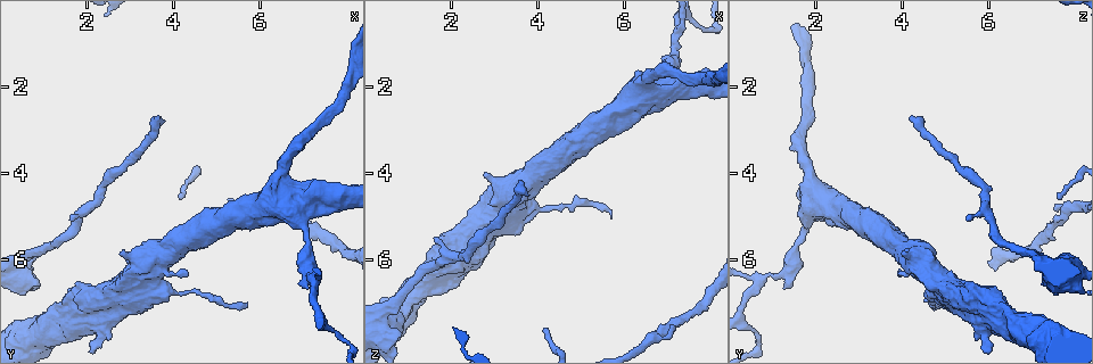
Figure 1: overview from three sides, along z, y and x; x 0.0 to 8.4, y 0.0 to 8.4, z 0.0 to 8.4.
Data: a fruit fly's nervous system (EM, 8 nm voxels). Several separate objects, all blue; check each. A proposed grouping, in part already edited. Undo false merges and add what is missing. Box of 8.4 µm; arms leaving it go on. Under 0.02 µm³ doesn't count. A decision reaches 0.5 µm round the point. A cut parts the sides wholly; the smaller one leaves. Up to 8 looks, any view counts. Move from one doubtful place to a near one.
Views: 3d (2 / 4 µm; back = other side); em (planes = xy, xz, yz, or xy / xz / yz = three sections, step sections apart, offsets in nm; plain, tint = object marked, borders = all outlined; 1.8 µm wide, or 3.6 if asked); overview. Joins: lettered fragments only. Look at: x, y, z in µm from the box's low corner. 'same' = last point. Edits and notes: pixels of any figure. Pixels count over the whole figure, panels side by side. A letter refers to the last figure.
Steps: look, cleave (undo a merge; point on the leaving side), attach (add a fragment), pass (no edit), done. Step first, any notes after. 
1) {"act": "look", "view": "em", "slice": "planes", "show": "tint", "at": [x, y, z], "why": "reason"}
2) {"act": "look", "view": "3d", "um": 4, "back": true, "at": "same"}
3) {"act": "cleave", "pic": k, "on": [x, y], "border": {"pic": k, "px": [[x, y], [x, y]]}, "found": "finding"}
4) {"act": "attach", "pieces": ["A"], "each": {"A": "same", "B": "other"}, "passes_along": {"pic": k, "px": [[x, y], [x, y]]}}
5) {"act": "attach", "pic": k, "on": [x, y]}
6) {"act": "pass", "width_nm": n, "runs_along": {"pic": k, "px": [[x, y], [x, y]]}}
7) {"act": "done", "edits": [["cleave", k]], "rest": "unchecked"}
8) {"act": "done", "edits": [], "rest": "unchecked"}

{"act": "look", "view": "em", "slice": "planes", "show": "tint", "at": [7.20, 6.40, 0.70]}

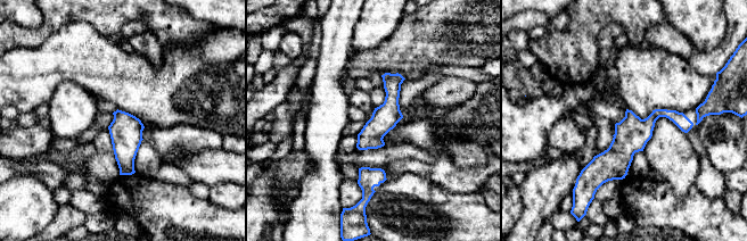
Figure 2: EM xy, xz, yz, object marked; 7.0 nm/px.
{"act": "look", "view": "em", "slice": "planes", "show": "borders", "at": "same"}

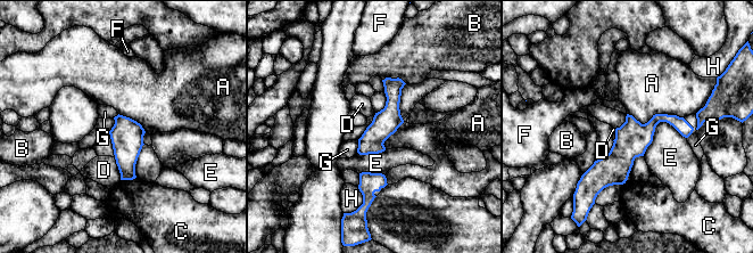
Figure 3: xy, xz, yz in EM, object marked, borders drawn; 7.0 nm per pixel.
{"act": "pass", "each": {"A": "other", "B": "other", "C": "other", "D": "other", "E": "other", "F": "other", "G": "other", "H": "other"}, "border": {"pic": 3, "px": [[627, 113], [642, 123], [667, 114]]}, "found": "continuous, no second cell"}

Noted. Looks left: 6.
{"act": "look", "view": "em", "slice": "xz", "step": 4, "show": "tint", "at": [3.65, 2.70, 4.25], "why": "branch stops here"}

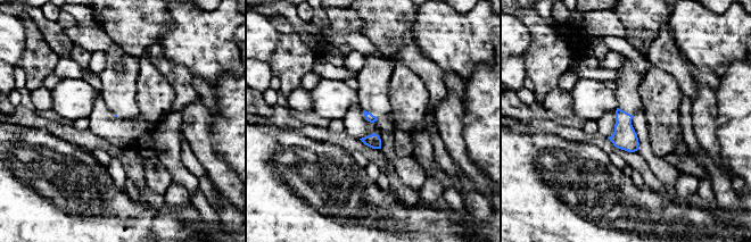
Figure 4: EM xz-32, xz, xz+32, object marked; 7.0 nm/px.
{"act": "look", "view": "em", "slice": "planes", "show": "borders", "at": "same"}

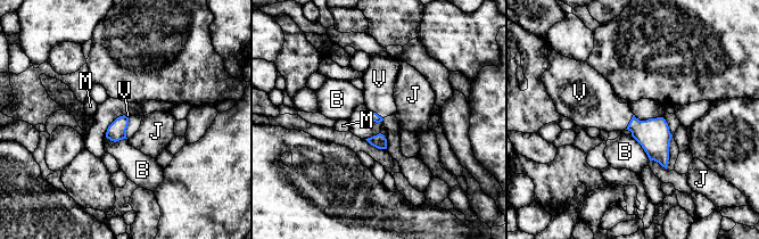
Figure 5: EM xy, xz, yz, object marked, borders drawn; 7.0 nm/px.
{"act": "attach", "pieces": ["V"], "each": {"B": "other", "J": "other", "M": "other", "V": "same"}, "passes_along": {"pic": 5, "px": [[653, 134], [629, 122], [599, 106]]}, "found": "the cell continues"}

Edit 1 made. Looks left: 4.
{"act": "look", "view": "overview", "why": "redraw"}

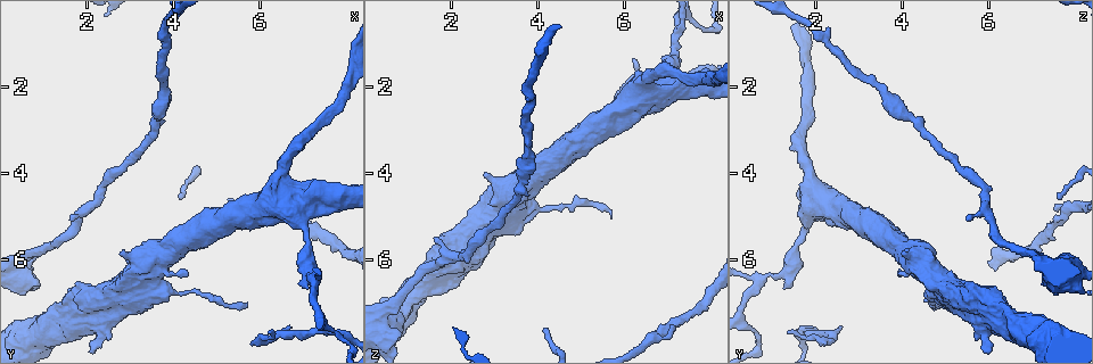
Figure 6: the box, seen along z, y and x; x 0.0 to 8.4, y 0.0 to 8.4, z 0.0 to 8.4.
{"act": "look", "view": "em", "slice": "xy", "step": 4, "show": "borders", "at": [7.05, 4.85, 7.60], "why": "free end"}

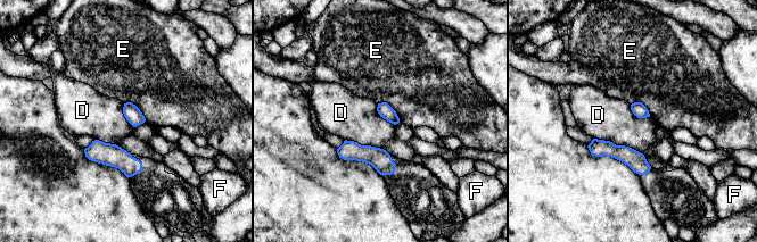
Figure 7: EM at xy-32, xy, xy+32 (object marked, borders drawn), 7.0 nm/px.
{"act": "pass", "each": {"D": "other", "E": "other", "F": "other"}, "border": {"pic": 7, "px": [[593, 138], [640, 151], [651, 167]]}, "found": "none of them fits"}

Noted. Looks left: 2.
{"act": "done", "edits": [["attach", 5]], "rest": "unchecked"}

